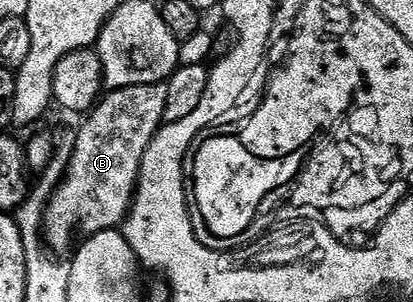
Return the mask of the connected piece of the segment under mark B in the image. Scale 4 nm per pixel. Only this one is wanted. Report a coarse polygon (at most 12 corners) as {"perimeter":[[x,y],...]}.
{"perimeter":[[166,82],[109,91],[81,119],[42,220],[51,251],[117,230]]}

